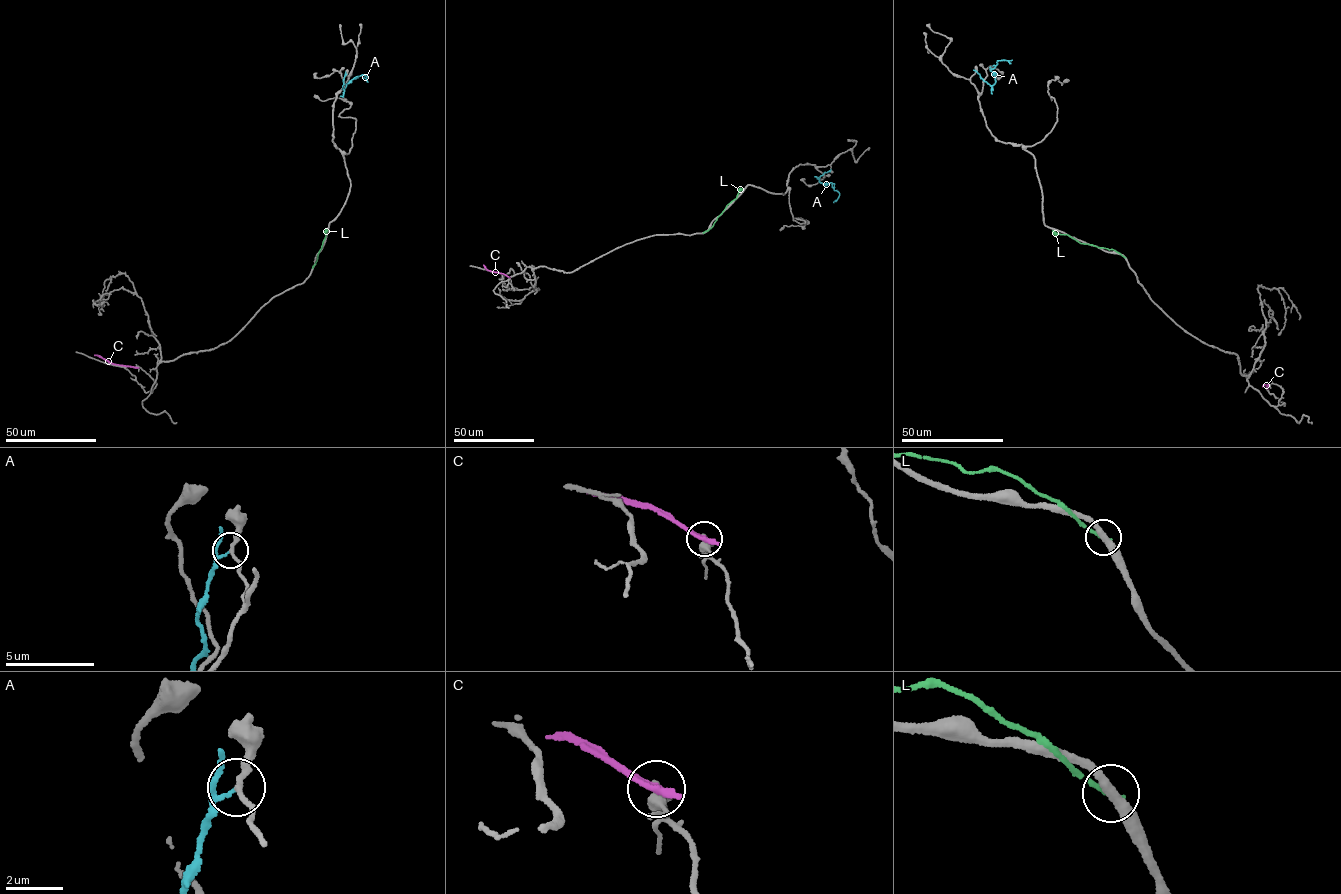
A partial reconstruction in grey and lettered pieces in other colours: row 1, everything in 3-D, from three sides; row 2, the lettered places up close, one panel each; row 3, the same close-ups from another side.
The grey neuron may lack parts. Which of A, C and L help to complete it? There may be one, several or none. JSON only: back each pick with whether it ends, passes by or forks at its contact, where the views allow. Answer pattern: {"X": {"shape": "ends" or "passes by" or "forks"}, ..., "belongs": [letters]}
{"belongs": []}

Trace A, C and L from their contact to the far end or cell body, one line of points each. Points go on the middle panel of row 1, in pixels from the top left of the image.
A: (830, 171), (819, 180), (823, 184), (831, 182), (839, 192), (833, 202)
C: (508, 277), (487, 270), (483, 265)
L: (703, 232), (712, 227), (742, 188)

